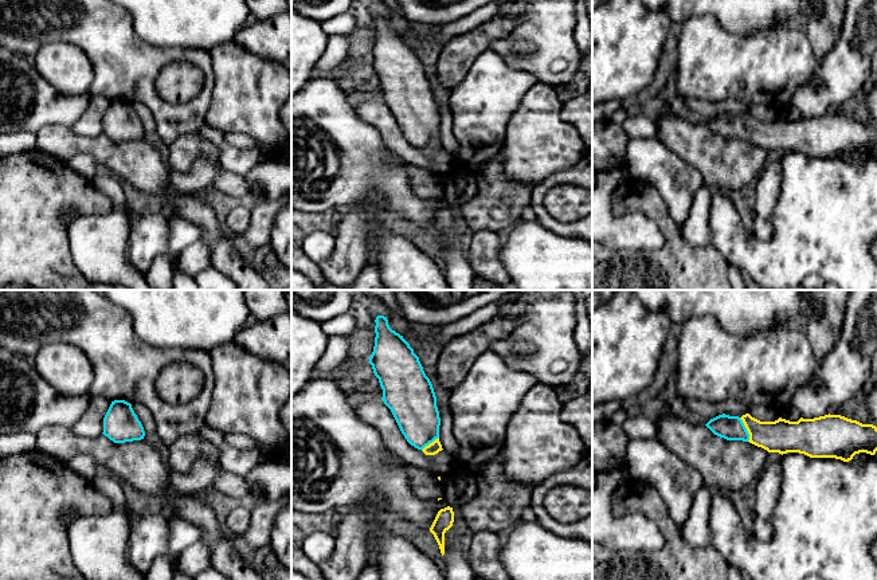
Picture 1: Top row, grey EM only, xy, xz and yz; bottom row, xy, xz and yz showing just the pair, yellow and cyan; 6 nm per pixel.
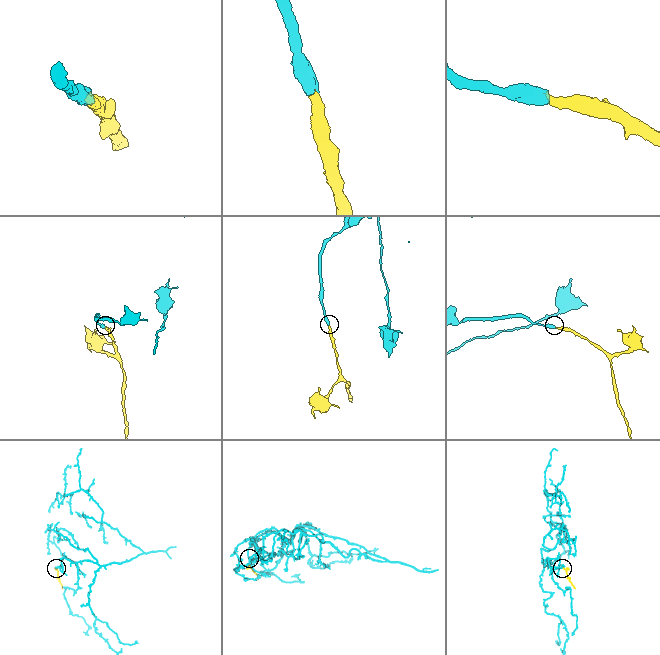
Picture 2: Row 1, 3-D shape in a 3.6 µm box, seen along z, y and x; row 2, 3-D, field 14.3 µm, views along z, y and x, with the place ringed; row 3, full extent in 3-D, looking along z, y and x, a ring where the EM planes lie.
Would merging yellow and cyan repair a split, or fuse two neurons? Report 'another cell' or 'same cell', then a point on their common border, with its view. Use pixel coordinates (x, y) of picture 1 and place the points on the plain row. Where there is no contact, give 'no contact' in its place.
same cell; meets yellow in yz at (747, 129)

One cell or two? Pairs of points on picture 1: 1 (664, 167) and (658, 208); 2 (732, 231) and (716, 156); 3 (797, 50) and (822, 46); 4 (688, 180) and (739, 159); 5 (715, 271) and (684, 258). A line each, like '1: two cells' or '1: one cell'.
1: two cells
2: two cells
3: two cells
4: two cells
5: one cell

